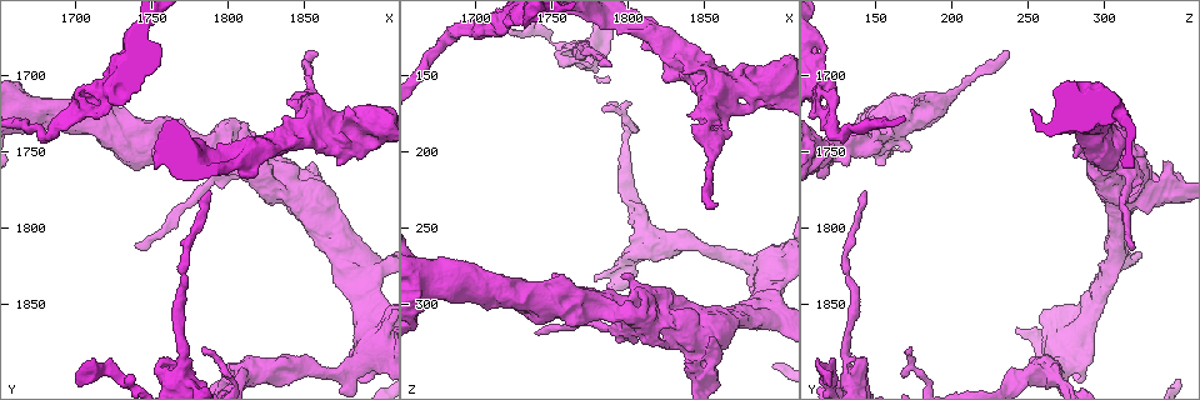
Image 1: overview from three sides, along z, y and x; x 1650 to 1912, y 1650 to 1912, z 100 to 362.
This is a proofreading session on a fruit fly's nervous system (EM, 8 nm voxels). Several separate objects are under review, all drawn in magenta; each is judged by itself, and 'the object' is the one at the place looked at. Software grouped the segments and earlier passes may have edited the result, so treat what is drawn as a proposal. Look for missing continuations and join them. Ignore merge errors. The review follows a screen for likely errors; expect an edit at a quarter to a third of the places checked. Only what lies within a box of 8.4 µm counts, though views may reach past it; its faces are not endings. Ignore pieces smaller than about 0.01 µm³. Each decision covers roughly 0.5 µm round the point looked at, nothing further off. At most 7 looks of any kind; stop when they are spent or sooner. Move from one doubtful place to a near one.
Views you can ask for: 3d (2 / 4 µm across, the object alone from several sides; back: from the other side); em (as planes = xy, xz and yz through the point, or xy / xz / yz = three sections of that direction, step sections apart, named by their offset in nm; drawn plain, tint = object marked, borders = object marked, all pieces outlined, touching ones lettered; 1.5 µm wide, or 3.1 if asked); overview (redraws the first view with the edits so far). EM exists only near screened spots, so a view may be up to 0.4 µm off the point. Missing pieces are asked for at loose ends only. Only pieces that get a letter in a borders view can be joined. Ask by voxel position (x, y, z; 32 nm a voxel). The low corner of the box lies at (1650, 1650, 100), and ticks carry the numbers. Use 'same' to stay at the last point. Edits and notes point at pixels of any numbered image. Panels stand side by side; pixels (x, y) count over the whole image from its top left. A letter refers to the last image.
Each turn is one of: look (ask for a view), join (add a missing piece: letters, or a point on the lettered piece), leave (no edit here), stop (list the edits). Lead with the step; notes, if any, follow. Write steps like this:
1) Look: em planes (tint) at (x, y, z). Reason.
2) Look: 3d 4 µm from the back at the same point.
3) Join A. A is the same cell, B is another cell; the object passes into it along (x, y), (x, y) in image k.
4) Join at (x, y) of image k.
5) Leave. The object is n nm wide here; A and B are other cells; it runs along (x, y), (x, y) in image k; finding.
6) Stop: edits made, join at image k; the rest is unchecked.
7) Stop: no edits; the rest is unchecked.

Look: 3d 2 µm at (1788, 1776, 142). End of a long branch.

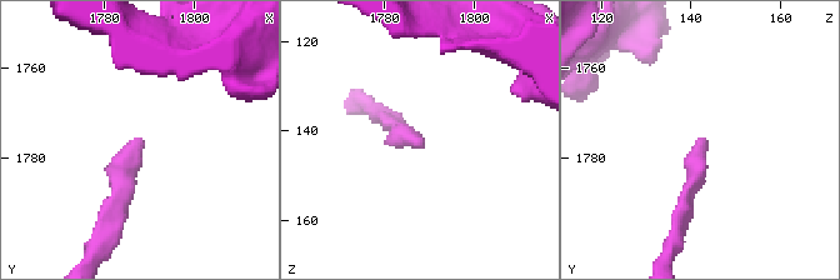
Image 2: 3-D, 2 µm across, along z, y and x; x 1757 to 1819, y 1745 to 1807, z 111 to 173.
Look: em xz step 4 (borders) at (1787, 1776, 143). Now the EM.

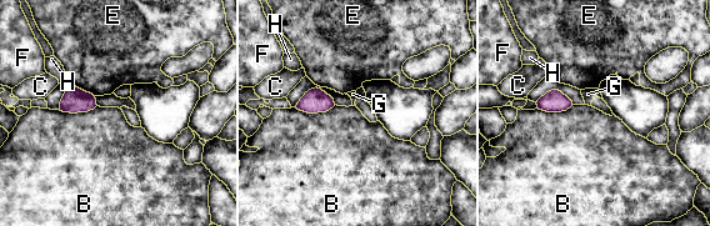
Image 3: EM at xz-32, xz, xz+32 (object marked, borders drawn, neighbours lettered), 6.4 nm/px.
Look: em planes (borders) at the same point. Another direction.

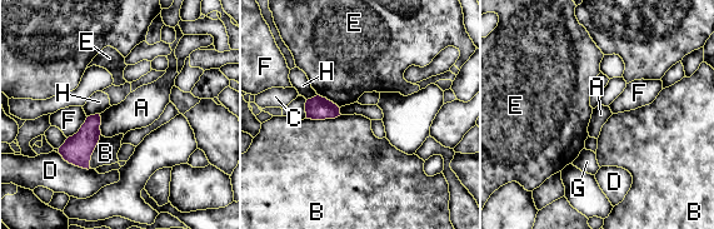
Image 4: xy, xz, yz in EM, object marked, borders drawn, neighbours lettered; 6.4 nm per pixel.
Leave. The object is 130 nm wide here; A, B, C, D, E, F, G and H are other cells; a border runs along (88, 117), (81, 127), (68, 138) in image 4; no lettered piece goes on from it.

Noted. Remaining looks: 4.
Look: 3d 4 µm from the back at (1796, 1748, 280). Stops while still wide.

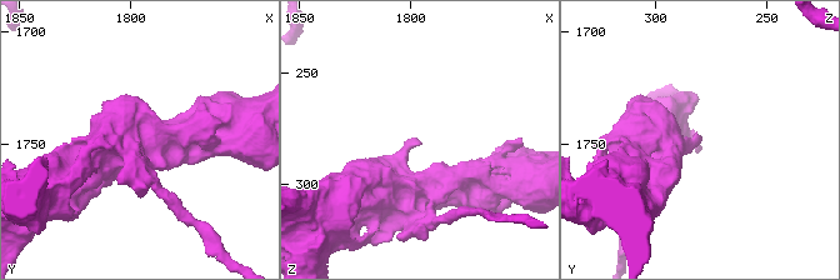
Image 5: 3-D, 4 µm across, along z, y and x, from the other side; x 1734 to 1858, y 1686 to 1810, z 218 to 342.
Look: em yz step 4 (tint) at (1797, 1746, 278).

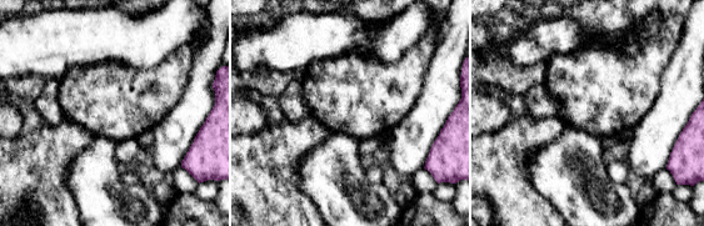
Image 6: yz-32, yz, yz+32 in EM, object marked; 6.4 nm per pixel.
Look: em planes (borders) at the same point.

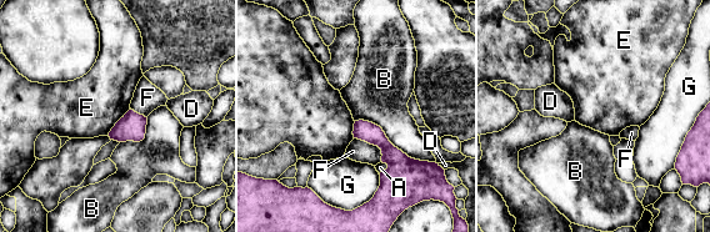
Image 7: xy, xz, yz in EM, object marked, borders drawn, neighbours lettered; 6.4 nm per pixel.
Leave. The longest contact is with B, 550 nm; A, B, D, E, F and G are other cells; a border runs along (130, 109), (106, 135) in image 7; no lettered piece goes on from it.

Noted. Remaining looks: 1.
Look: em planes (borders) at (1754, 1884, 138). Tapers out.

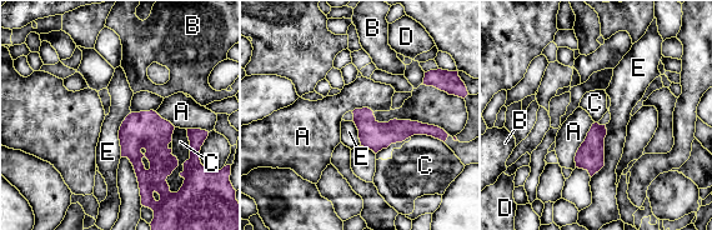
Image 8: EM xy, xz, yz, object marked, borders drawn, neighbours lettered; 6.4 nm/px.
Leave. The object is 100 nm wide here; A, B, C, D and E are other cells; a border runs along (185, 129), (189, 158), (182, 165) in image 8; no lettered piece goes on from it.

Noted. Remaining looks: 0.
Stop: no edits; the rest is unchecked.

